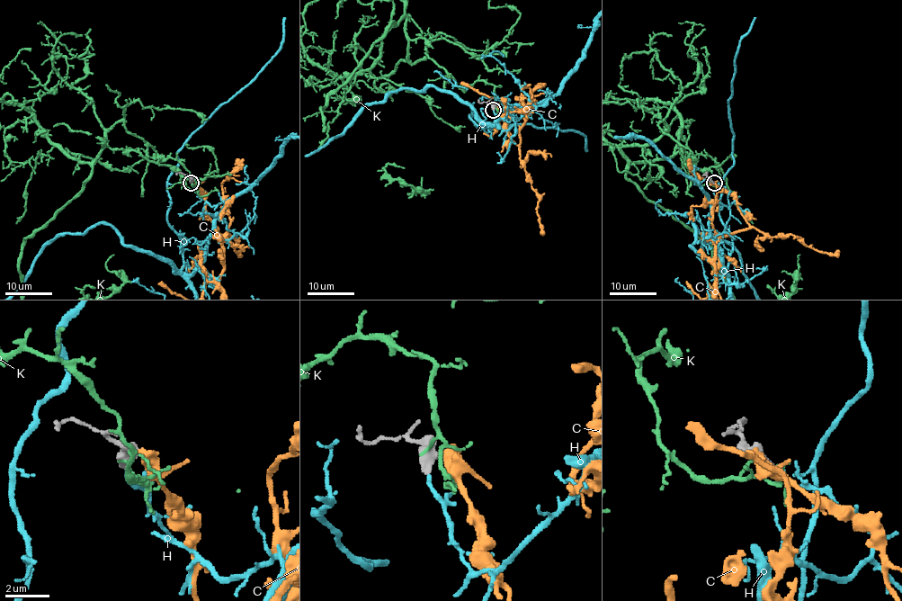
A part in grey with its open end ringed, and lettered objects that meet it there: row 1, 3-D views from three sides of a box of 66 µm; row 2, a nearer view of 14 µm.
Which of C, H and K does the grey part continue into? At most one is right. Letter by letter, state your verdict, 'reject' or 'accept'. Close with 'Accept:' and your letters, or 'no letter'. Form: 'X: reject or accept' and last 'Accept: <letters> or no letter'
C: reject
H: accept
K: reject
Accept: H

